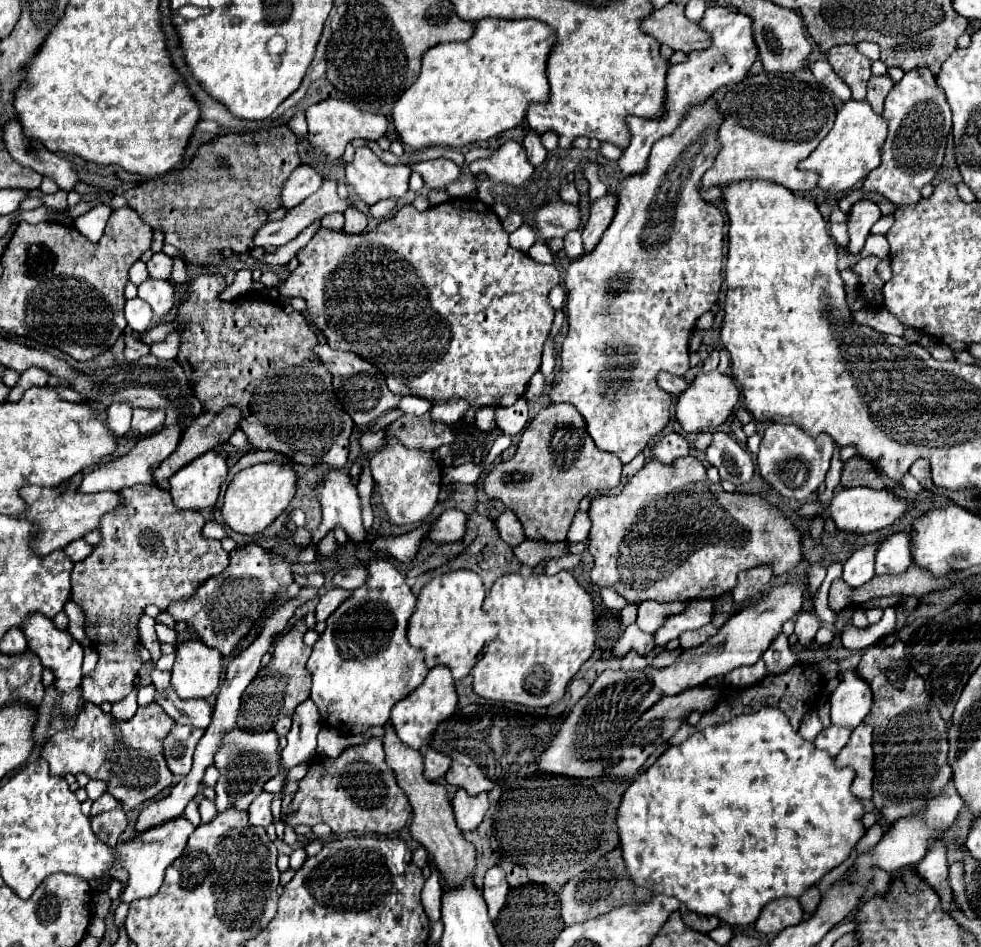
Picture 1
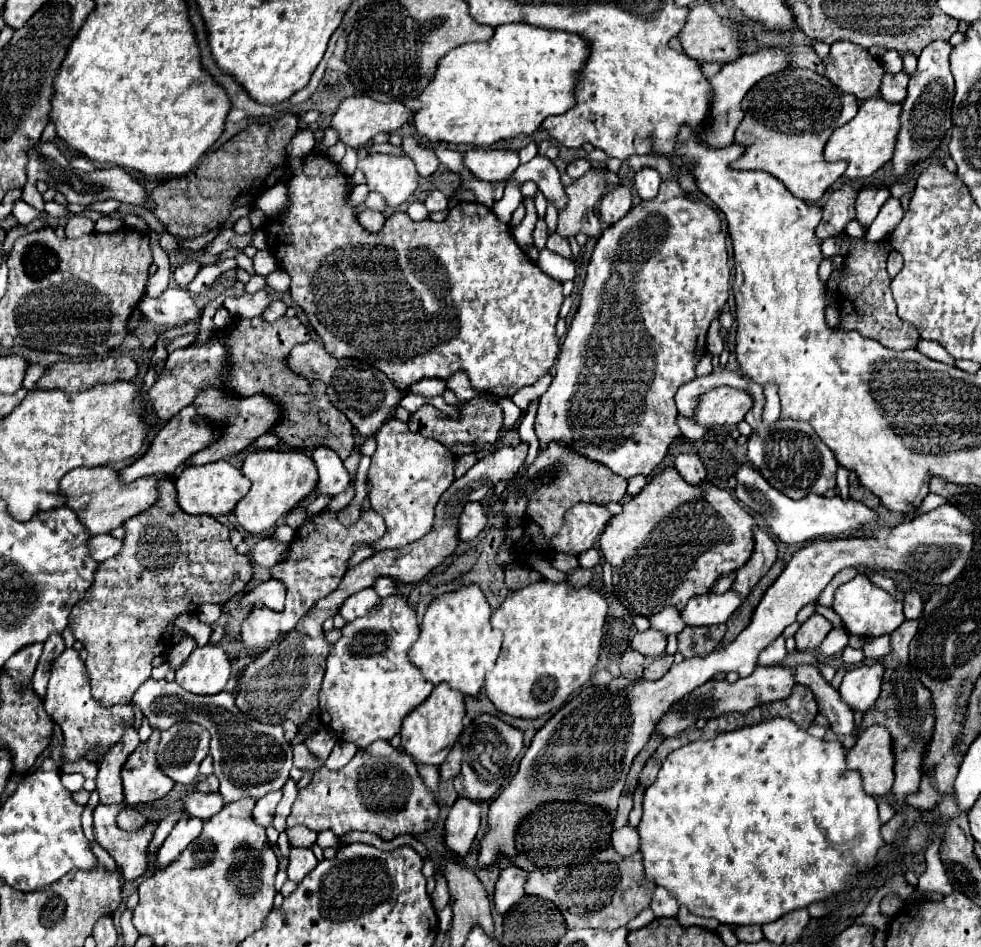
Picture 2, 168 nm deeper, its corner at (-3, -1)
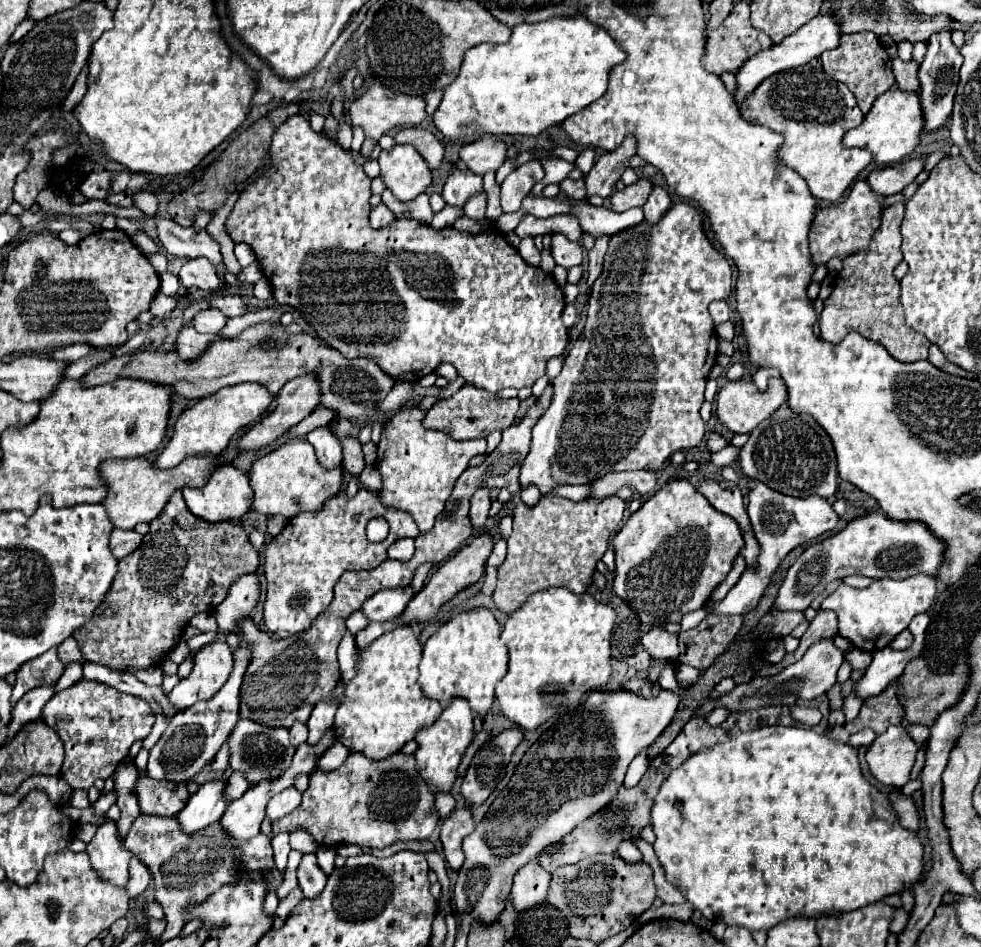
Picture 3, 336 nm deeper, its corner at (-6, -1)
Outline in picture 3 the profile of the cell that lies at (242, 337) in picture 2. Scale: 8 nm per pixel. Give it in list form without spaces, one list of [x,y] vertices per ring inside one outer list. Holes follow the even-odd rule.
[[[336,436],[336,438],[342,444],[344,470],[348,470],[350,474],[360,474],[364,470],[364,454],[362,454],[360,442],[352,436]]]

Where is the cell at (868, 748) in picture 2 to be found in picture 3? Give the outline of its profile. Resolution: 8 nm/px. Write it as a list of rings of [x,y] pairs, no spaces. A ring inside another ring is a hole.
[[[890,726],[868,746],[866,764],[870,774],[884,786],[902,788],[908,782],[918,746],[898,726]]]

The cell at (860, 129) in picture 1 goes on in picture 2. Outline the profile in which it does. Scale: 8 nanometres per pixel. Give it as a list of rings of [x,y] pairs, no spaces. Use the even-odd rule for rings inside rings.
[[[873,96],[865,100],[859,106],[857,116],[843,128],[837,128],[837,132],[831,134],[827,146],[825,146],[825,160],[847,160],[849,168],[845,172],[847,178],[851,180],[861,180],[877,172],[881,166],[885,166],[893,158],[897,134],[901,128],[901,104],[891,104],[883,100],[881,96]]]

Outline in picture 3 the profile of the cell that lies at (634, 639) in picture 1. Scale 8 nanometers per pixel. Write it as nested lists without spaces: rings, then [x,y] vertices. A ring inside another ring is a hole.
[[[652,628],[642,636],[644,650],[650,652],[654,660],[668,660],[678,656],[678,634],[670,634],[662,628]]]

